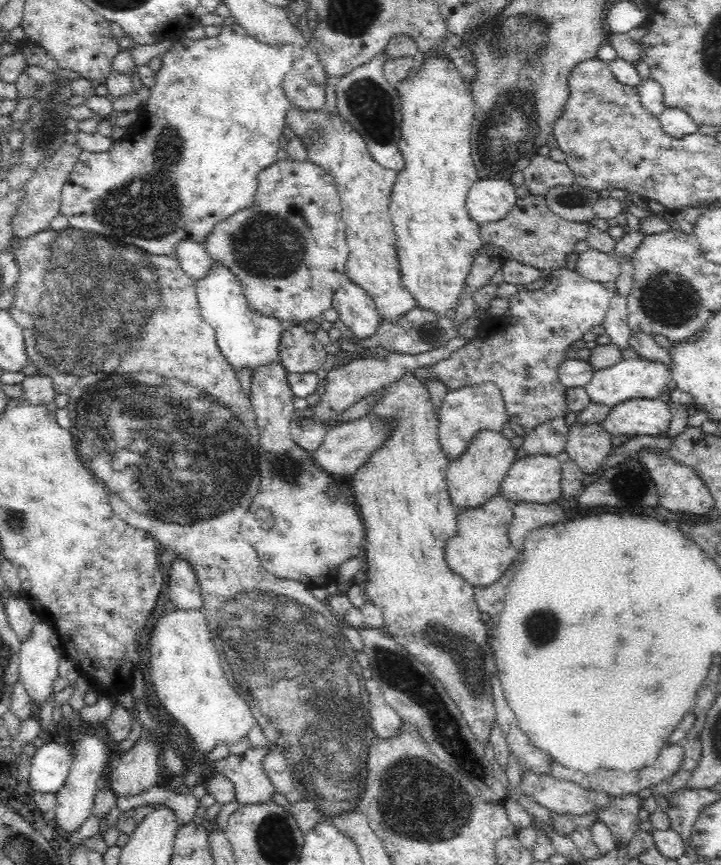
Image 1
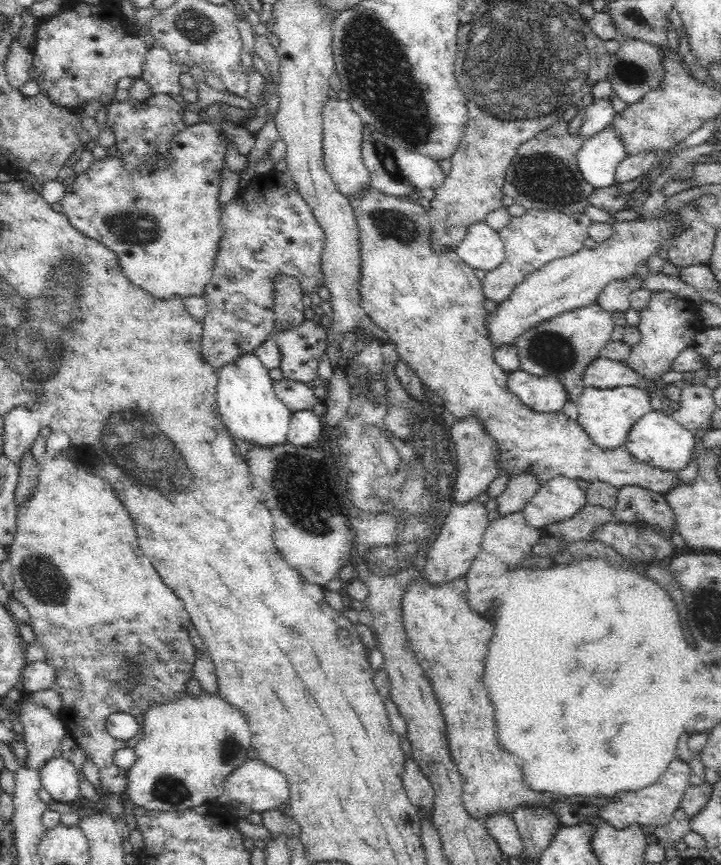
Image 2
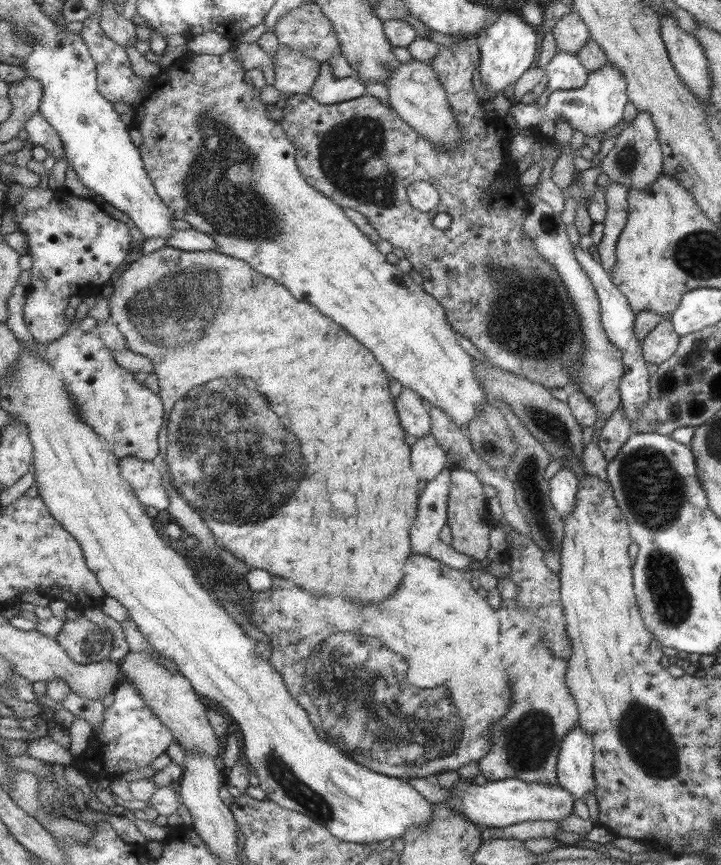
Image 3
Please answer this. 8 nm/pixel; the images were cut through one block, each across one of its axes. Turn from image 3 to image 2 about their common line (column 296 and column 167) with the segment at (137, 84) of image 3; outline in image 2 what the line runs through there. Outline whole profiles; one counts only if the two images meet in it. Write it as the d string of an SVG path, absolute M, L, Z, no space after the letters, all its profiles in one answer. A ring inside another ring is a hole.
M205 123L182 129L169 144L169 160L156 165L142 162L136 169L125 169L120 156L94 160L78 176L66 184L62 213L68 223L85 237L100 241L119 259L120 268L132 284L143 288L160 300L189 296L204 296L206 285L212 280L220 238L220 208L218 194L220 176L224 171L224 153L220 132Z

